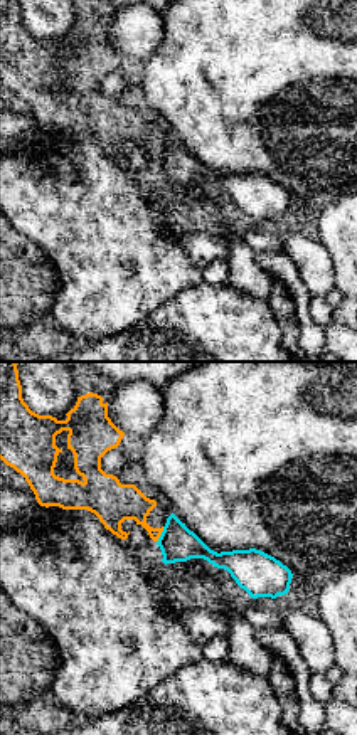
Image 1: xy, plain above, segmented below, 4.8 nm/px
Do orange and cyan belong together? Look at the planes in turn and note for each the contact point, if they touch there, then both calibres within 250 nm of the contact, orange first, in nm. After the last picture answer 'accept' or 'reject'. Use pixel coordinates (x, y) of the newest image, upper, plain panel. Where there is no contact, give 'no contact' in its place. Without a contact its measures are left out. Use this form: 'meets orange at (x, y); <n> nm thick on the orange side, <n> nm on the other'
meets orange at (160, 157); 180 nm thick on the orange side, 170 nm on the other

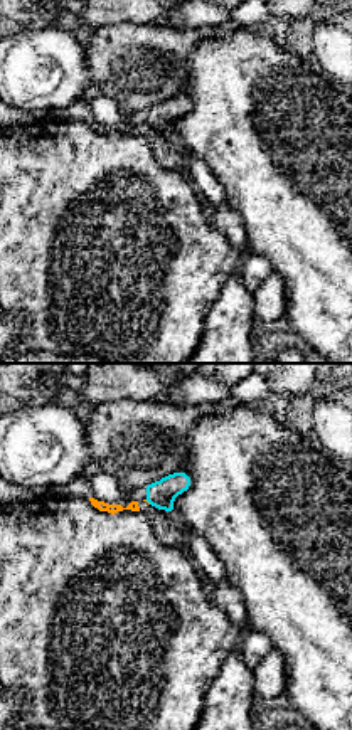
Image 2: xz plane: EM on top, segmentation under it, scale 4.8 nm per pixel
meets orange at (147, 125); 20 nm thick on the orange side, 130 nm on the other

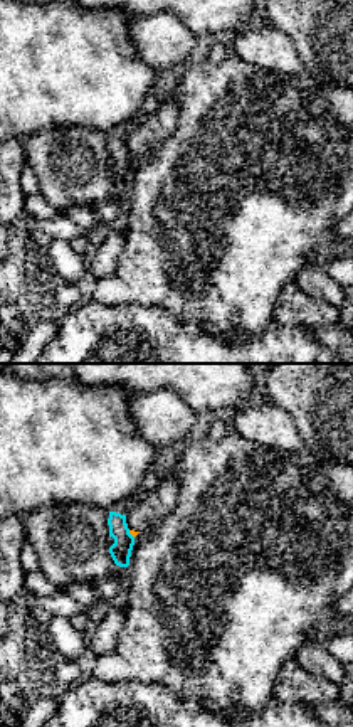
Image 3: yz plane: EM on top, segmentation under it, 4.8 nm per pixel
meets orange at (130, 155); 20 nm thick on the orange side, 100 nm on the other

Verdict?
reject

